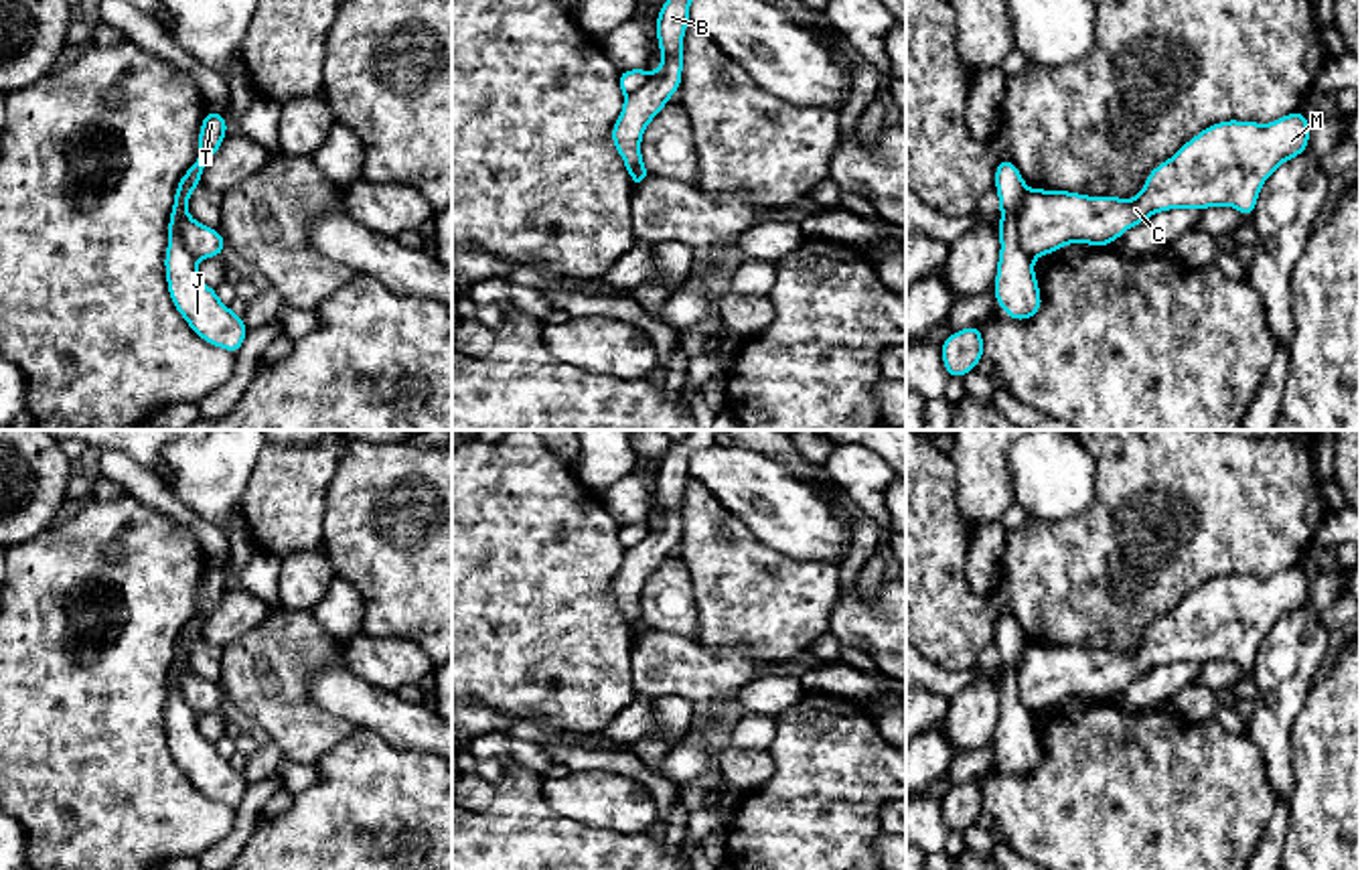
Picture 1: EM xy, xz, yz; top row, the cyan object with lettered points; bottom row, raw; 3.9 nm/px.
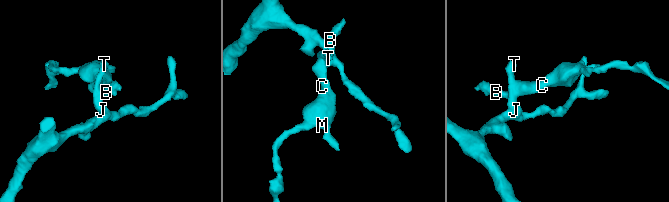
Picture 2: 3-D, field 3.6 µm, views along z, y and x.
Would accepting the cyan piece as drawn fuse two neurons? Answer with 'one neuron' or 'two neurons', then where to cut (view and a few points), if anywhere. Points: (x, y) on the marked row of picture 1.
two neurons; cut in yz along (1028, 189), (1018, 218), (1018, 244), (1034, 258)

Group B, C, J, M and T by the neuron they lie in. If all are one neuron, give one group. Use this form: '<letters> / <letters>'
B C M / J T

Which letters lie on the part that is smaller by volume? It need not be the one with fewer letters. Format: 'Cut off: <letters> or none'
Cut off: B, C, M

